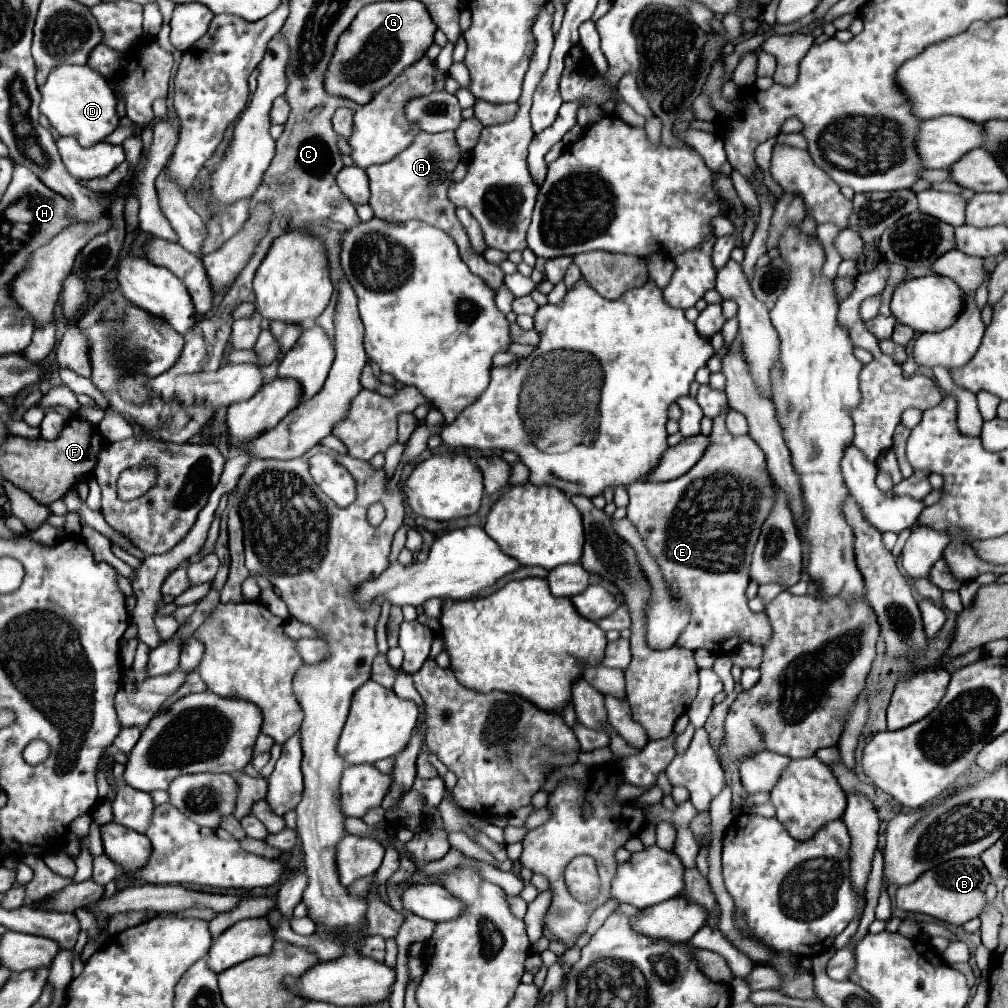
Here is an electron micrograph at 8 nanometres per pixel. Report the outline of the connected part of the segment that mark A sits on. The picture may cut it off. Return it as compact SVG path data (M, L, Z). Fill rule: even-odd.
M419 132L409 148L399 152L393 160L385 164L373 164L365 172L369 176L371 186L371 198L369 206L373 208L375 216L387 222L407 222L407 220L421 220L431 226L441 228L447 232L457 248L461 260L469 266L469 270L477 276L481 276L491 290L499 290L503 286L503 272L497 264L489 264L481 254L477 254L467 238L467 232L463 230L461 222L455 216L455 204L447 200L447 188L451 184L451 174L461 160L459 146L455 142L455 132L441 132L441 134L429 134Z

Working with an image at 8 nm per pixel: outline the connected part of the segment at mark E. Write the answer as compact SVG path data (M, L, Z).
M725 416L713 420L709 446L701 460L683 476L669 482L635 482L631 484L627 518L637 524L649 552L659 562L663 576L669 578L673 590L687 600L691 608L691 624L685 628L677 646L687 650L705 648L713 654L731 654L743 642L765 646L773 638L773 628L767 614L749 610L747 586L751 554L761 532L761 524L773 506L773 490L769 488L769 472L763 450L749 436L731 436L725 426Z

